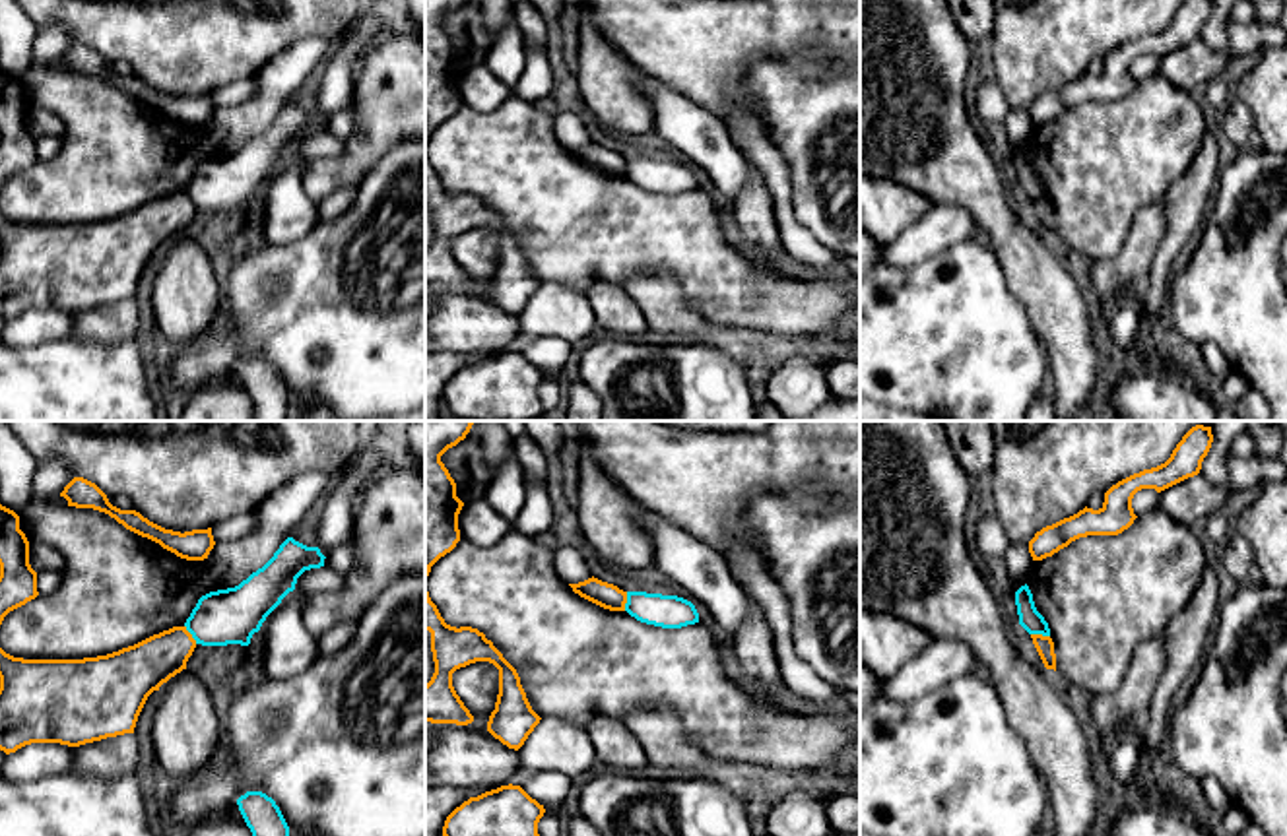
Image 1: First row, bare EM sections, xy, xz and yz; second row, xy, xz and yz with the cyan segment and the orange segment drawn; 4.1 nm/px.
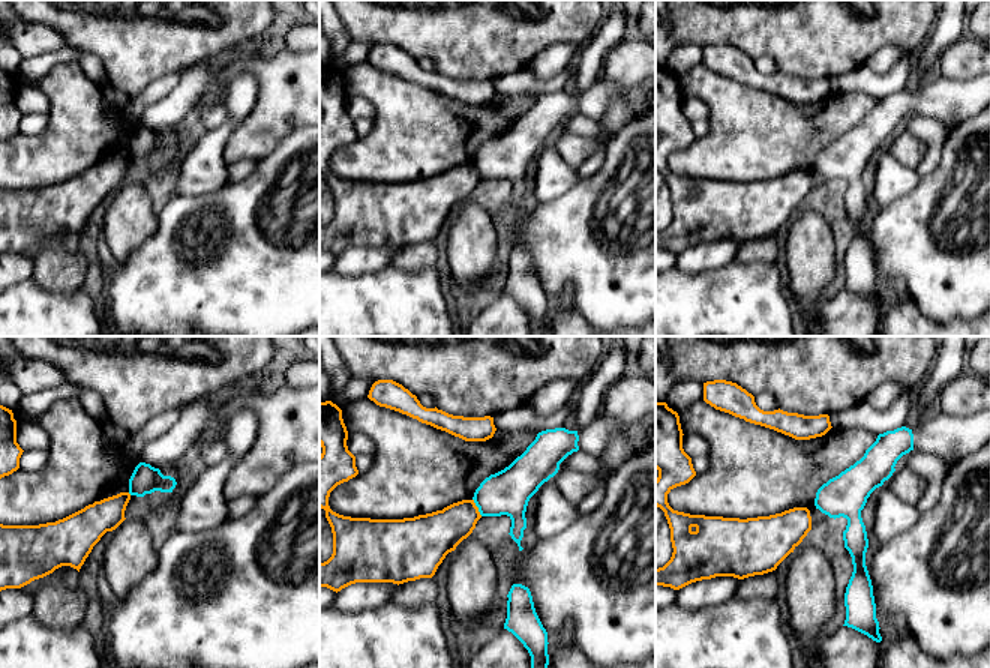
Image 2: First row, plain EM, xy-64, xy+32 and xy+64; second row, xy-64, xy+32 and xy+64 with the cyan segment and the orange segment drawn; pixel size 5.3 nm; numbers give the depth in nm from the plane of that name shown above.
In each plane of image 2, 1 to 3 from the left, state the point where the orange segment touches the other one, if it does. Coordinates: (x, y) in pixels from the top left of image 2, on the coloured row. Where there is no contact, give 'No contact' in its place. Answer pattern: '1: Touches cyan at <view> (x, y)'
1: No contact
2: Touches cyan at xy+32 (477, 506)
3: No contact

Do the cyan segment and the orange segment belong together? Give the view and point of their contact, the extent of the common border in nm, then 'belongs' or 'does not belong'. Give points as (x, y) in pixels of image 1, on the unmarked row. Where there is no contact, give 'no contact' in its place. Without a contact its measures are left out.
meets cyan in xz at (627, 167); contact 80 nm long; does not belong

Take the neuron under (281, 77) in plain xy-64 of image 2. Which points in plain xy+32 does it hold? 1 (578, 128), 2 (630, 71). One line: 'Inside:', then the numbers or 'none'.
Inside: 2

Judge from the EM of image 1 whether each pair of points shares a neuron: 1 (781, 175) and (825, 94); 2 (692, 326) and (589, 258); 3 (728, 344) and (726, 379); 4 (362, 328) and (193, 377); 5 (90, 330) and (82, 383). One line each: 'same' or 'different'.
1: different
2: different
3: different
4: same
5: different

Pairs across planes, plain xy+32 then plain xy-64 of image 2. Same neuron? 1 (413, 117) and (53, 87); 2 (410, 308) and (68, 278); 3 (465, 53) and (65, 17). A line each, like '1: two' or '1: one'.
1: one
2: two
3: one

